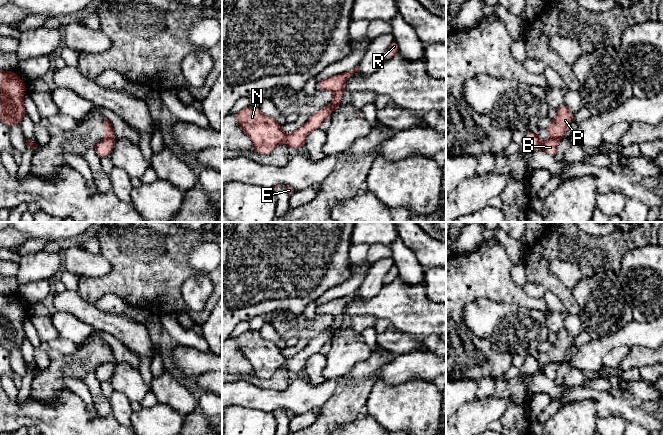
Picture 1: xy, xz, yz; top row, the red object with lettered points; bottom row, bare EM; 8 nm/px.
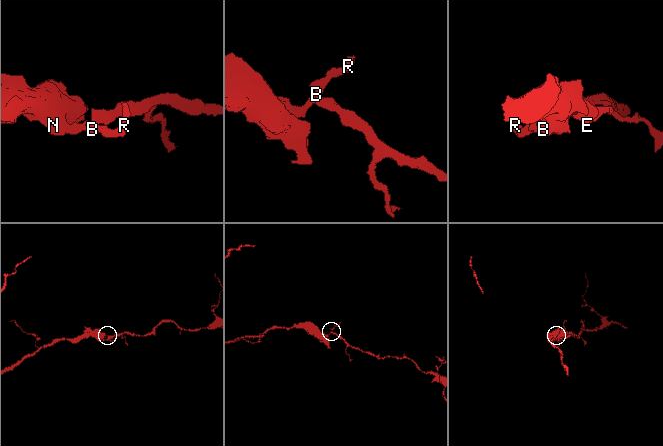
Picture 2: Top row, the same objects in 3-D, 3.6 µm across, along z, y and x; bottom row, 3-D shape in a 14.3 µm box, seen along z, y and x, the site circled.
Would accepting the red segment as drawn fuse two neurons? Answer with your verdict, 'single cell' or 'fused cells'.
fused cells

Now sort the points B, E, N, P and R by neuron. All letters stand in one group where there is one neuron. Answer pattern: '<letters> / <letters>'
B E N R / P

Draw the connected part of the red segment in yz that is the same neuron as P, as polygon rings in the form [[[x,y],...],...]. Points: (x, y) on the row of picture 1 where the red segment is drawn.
[[[561,105],[556,110],[556,116],[551,120],[549,128],[545,131],[546,134],[552,138],[563,138],[568,126],[573,121],[573,113],[568,109],[566,105]]]

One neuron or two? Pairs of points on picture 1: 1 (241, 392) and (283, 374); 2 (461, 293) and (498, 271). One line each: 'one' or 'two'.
1: two
2: one

